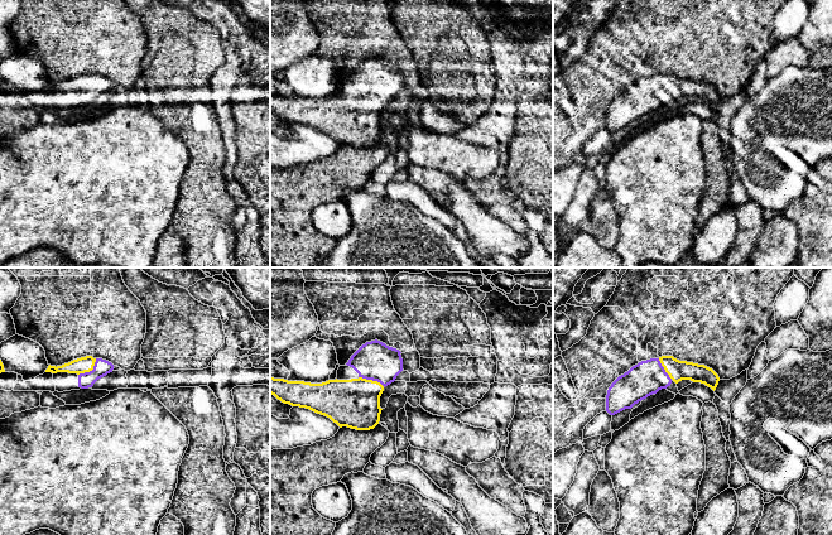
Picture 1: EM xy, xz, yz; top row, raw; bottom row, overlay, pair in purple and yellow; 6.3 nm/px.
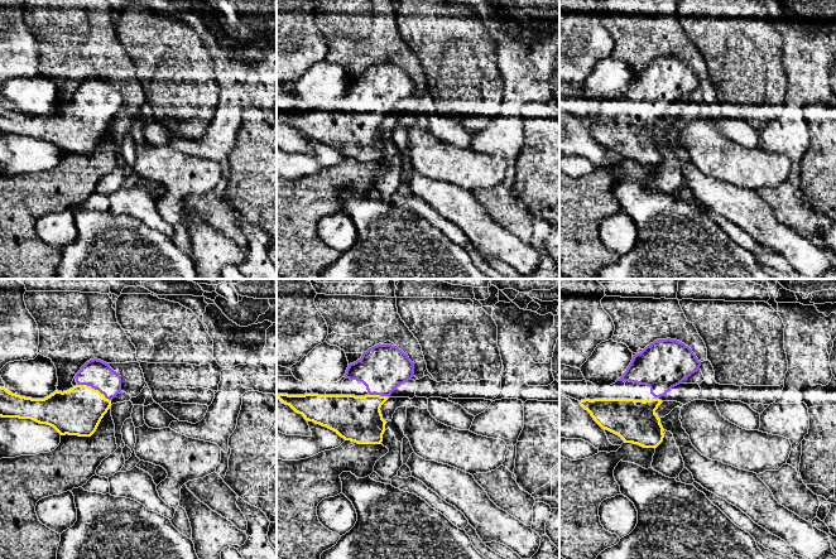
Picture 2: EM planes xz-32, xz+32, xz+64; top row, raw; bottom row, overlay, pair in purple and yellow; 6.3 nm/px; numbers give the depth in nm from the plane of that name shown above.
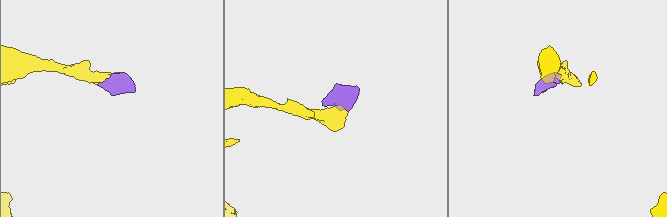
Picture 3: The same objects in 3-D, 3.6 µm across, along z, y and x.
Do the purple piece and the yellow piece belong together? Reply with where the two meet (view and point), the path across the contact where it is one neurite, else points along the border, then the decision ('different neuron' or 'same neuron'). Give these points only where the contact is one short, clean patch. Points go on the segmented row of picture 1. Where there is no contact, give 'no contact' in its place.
contact xy (90, 371); way xy (102, 367), (90, 371), (82, 365); same neuron

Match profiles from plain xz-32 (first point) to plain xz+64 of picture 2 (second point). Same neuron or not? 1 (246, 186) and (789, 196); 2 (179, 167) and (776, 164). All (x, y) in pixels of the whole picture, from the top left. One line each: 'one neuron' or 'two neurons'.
1: two neurons
2: one neuron

